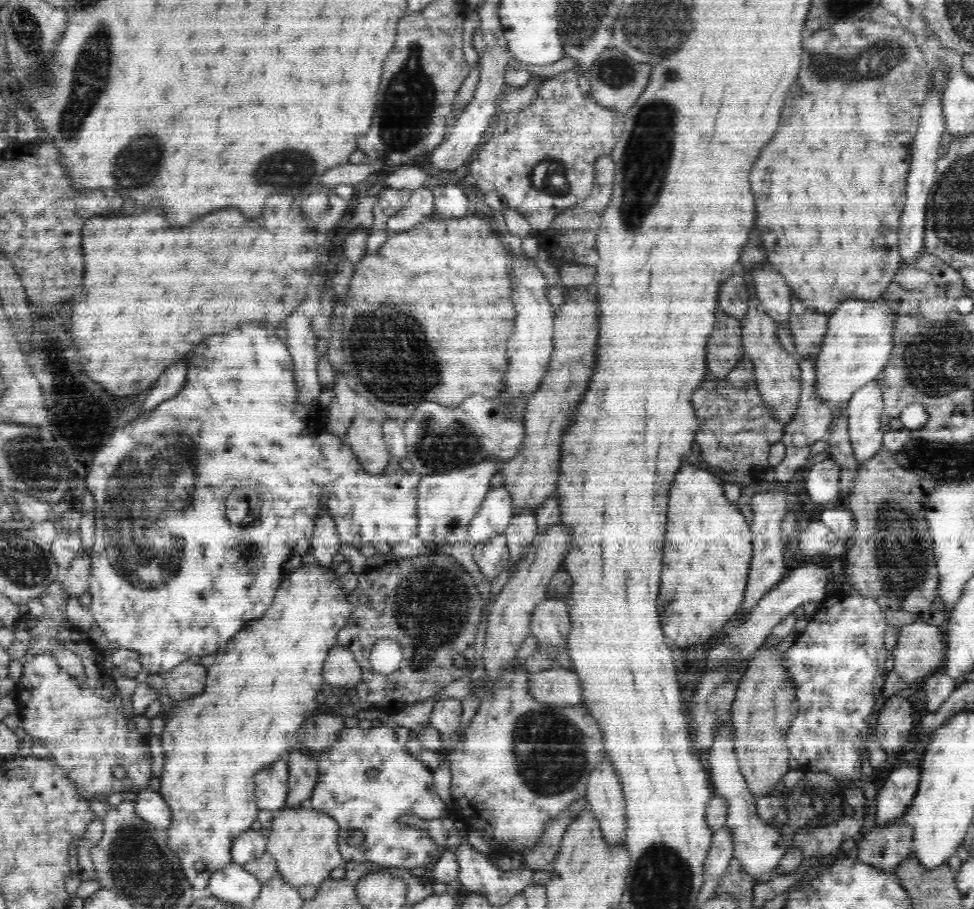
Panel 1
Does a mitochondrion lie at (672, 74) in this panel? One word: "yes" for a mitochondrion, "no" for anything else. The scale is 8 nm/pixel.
yes

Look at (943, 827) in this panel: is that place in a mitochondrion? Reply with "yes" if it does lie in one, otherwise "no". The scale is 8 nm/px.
no

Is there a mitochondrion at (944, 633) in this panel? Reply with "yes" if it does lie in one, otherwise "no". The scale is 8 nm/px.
no

